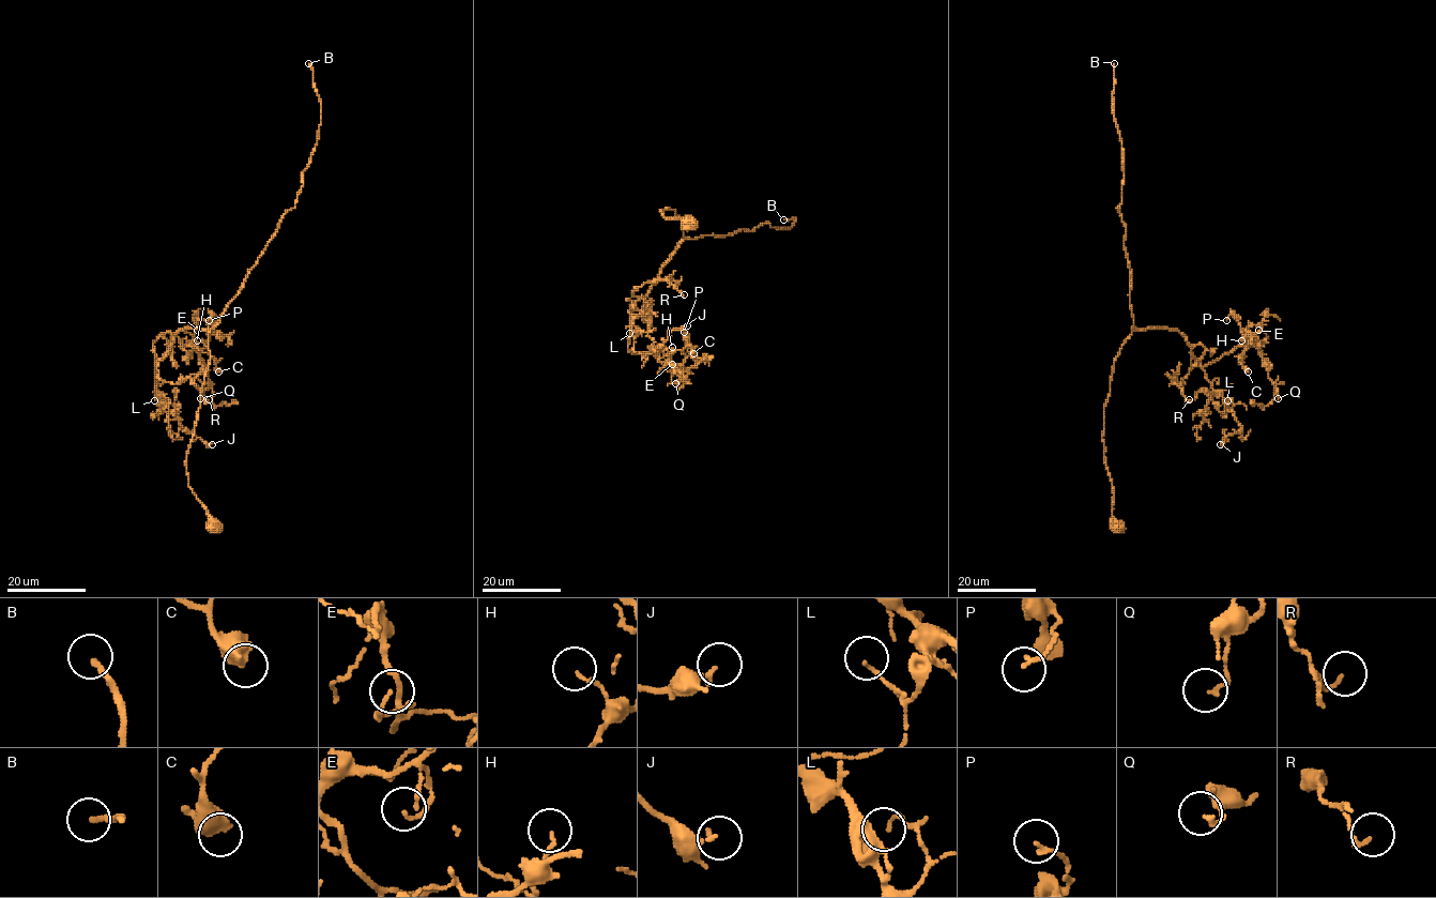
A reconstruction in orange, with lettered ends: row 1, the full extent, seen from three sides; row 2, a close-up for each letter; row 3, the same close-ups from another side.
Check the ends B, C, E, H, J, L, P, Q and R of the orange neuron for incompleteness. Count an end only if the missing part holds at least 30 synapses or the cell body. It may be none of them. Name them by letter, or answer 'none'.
B

